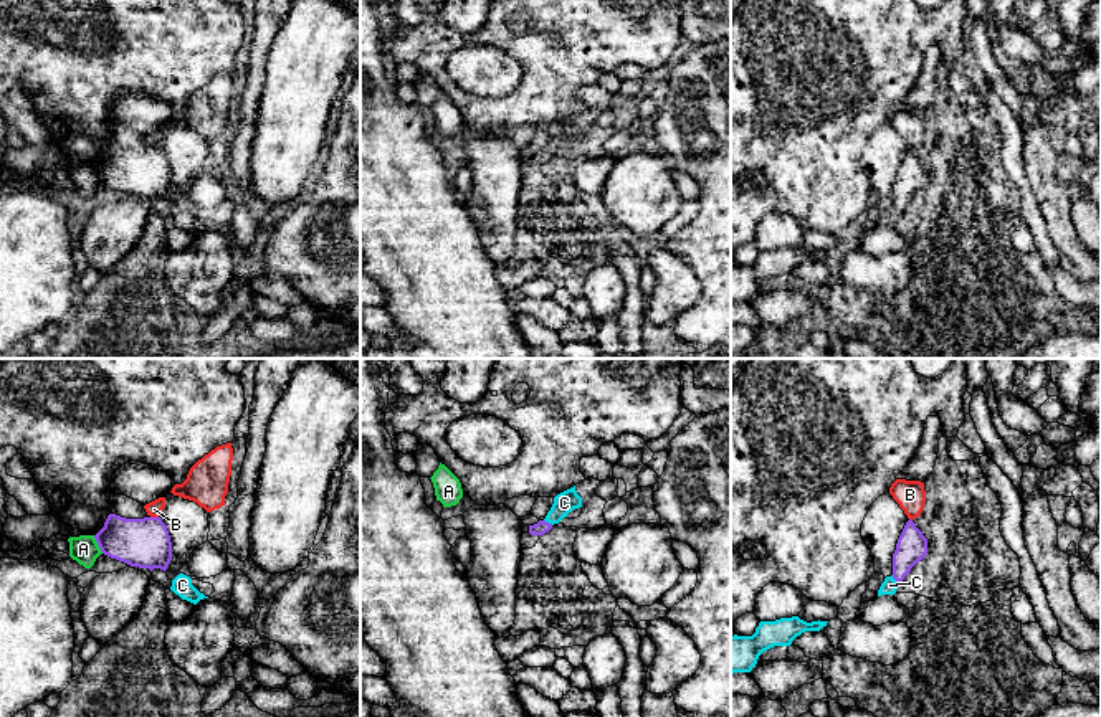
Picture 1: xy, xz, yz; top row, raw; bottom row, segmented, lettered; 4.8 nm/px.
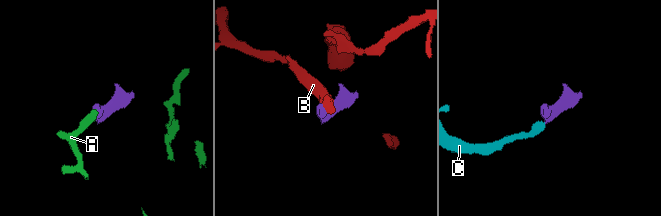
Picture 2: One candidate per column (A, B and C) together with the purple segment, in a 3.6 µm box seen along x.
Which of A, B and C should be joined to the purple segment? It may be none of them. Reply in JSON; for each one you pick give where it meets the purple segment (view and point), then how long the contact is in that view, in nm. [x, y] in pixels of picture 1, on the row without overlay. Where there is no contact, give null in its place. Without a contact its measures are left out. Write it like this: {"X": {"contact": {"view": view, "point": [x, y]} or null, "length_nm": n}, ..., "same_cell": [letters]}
{"C": {"contact": {"view": "xz", "point": [548, 152]}, "length_nm": 50}, "same_cell": ["C"]}

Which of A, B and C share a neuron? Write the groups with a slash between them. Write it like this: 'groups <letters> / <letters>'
groups A / B / C

